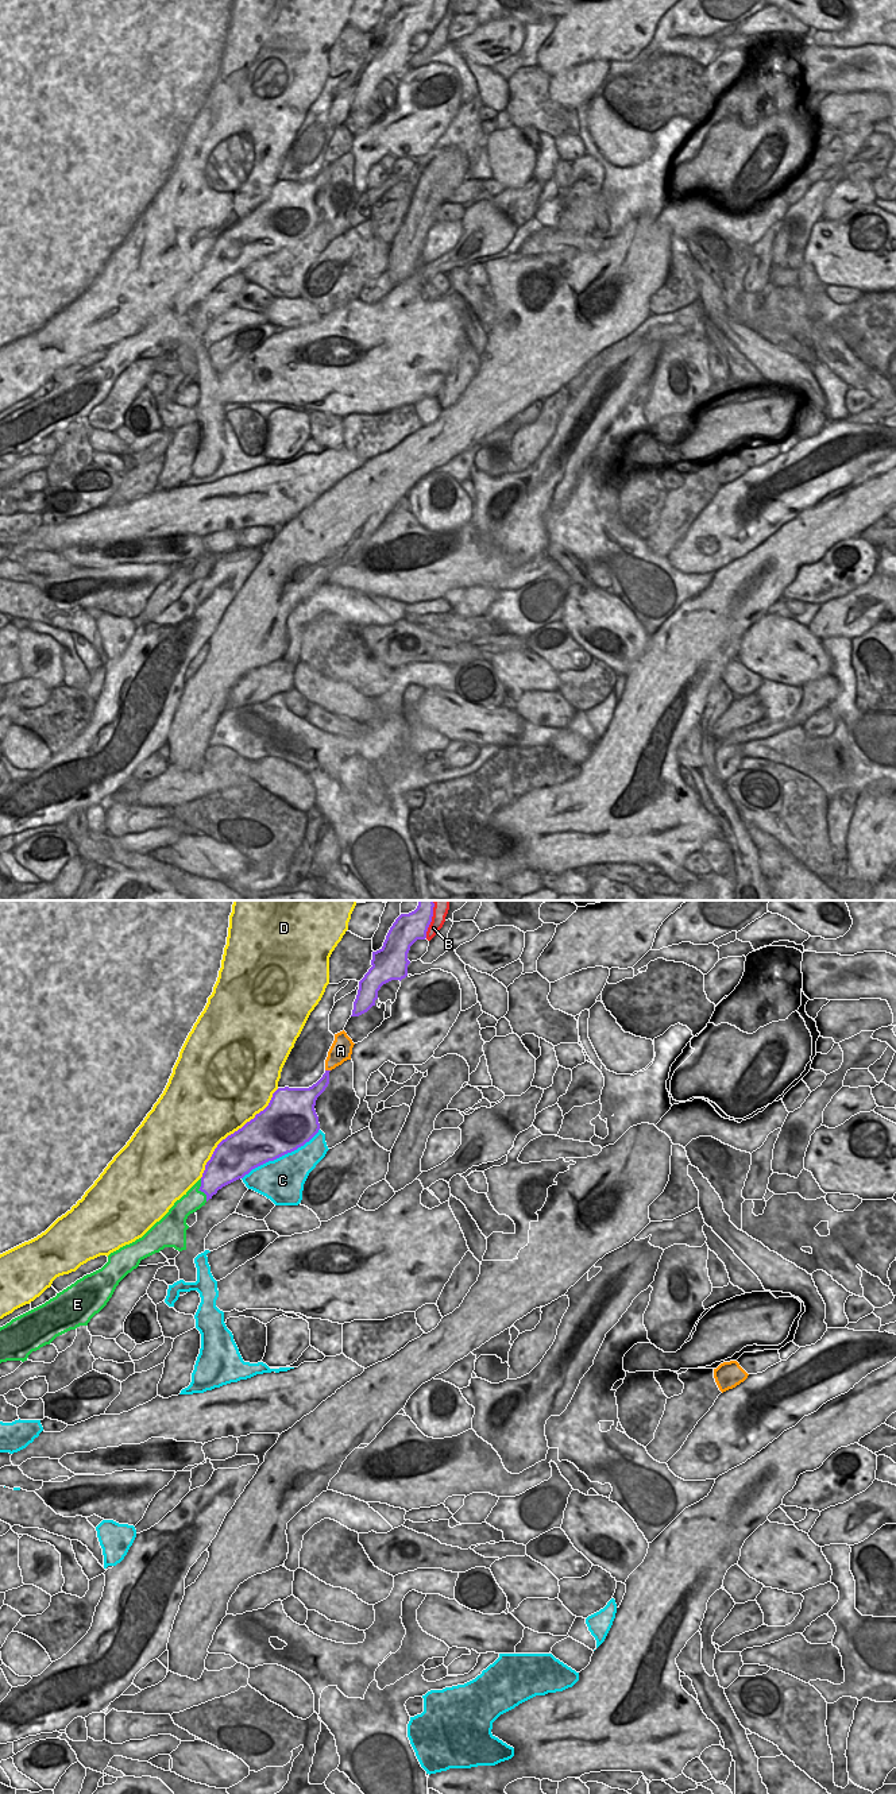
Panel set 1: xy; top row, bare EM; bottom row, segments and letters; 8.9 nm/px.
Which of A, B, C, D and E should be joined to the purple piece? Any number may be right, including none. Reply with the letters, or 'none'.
E

